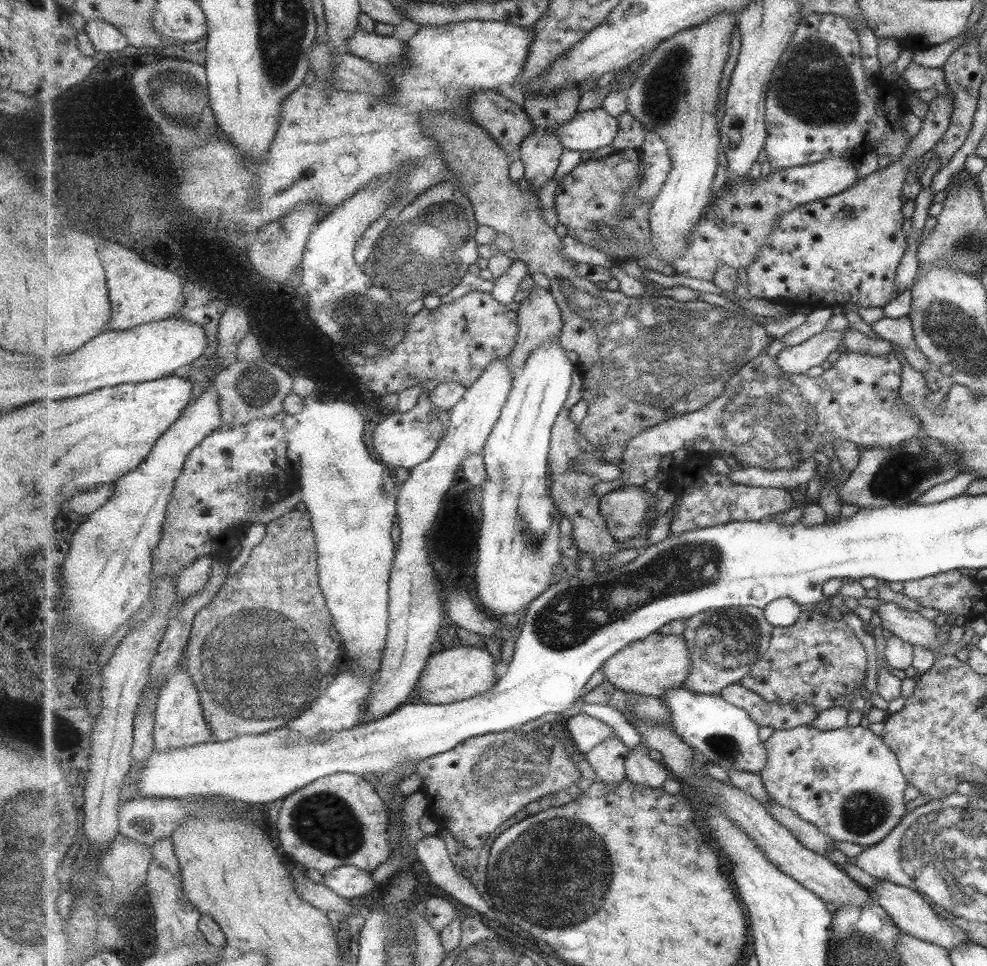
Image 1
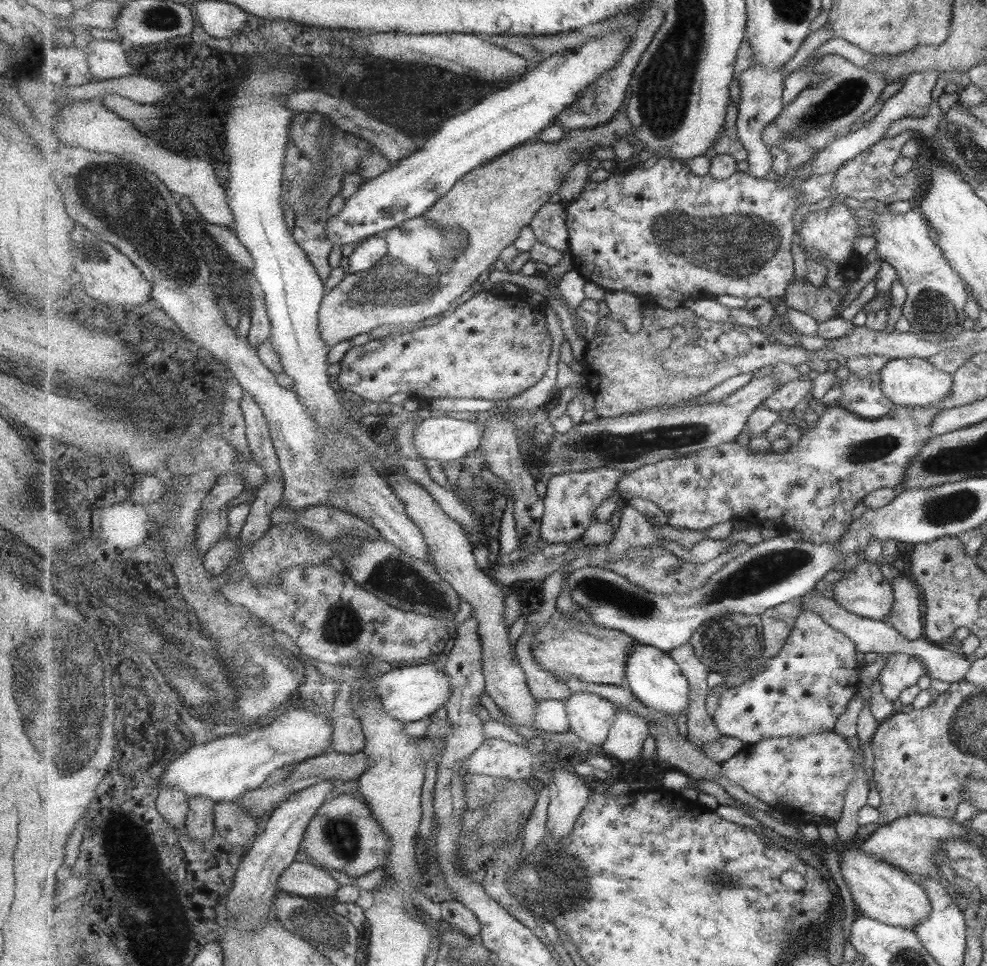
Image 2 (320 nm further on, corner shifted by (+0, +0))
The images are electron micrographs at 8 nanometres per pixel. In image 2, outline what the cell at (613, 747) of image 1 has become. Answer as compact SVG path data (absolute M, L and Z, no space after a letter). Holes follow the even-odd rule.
M593 692L572 694L566 700L570 730L580 740L601 747L615 722L616 707L607 697Z

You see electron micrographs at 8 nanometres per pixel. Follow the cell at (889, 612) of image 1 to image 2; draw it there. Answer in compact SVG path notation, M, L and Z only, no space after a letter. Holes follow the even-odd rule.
M859 559L857 566L834 585L833 598L853 615L885 622L894 604L894 590L875 563Z

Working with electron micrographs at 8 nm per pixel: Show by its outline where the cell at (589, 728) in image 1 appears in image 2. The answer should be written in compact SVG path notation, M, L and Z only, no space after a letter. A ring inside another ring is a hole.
M538 700L534 714L534 726L545 732L566 732L570 730L570 722L566 709L566 701Z

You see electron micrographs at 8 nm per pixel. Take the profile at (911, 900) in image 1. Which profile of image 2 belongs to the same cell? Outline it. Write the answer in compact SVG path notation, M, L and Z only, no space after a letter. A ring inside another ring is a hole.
M841 847L839 850L839 866L842 878L849 889L852 901L858 913L886 923L887 926L914 928L926 919L930 913L930 901L923 887L905 874L899 867L888 862L877 860L872 854L859 850L859 847Z

